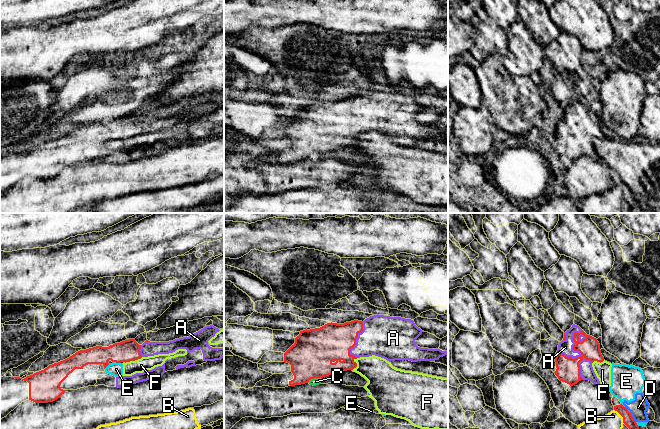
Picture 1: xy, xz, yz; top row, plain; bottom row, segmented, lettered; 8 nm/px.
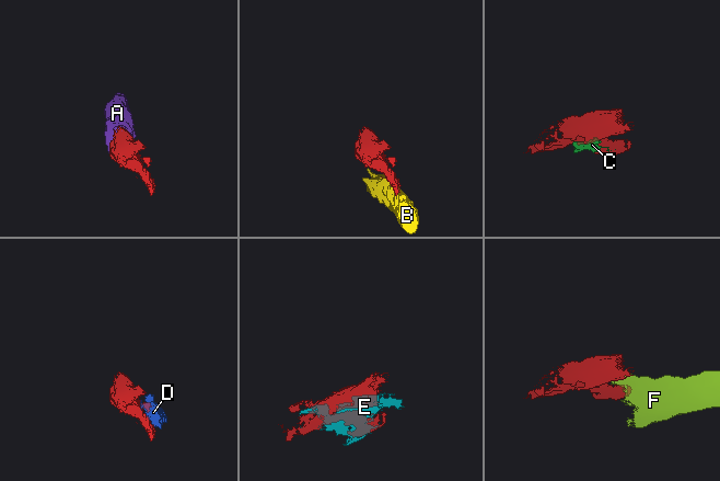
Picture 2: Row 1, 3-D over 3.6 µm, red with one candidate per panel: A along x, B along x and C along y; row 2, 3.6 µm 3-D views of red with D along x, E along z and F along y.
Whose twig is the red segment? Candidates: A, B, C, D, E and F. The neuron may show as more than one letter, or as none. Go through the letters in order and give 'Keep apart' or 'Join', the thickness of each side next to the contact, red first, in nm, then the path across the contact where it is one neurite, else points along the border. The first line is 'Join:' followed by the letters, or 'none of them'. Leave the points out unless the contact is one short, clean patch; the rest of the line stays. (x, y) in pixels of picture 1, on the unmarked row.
Join: A
A: Join. Thickness 190 nm (red) against 120 nm
B: Keep apart. Thickness 90 nm (red) against 300 nm
C: Keep apart. Thickness 340 nm (red) against 60 nm
D: Keep apart. Thickness 90 nm (red) against 140 nm. Boundary: yz (629, 188), (636, 197)
E: Keep apart. Thickness 180 nm (red) against 110 nm
F: Keep apart. Thickness 180 nm (red) against 110 nm

